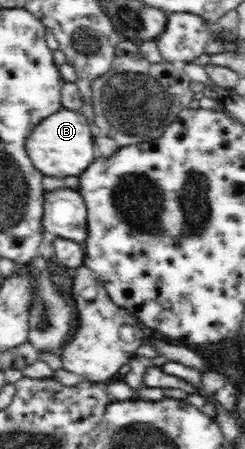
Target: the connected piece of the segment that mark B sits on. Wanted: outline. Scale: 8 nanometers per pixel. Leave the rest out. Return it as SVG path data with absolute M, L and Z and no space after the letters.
M64 106L49 114L49 117L45 117L33 128L26 139L26 150L33 165L42 171L43 175L59 178L67 175L77 176L77 173L81 173L98 153L89 119L81 110L73 111Z

